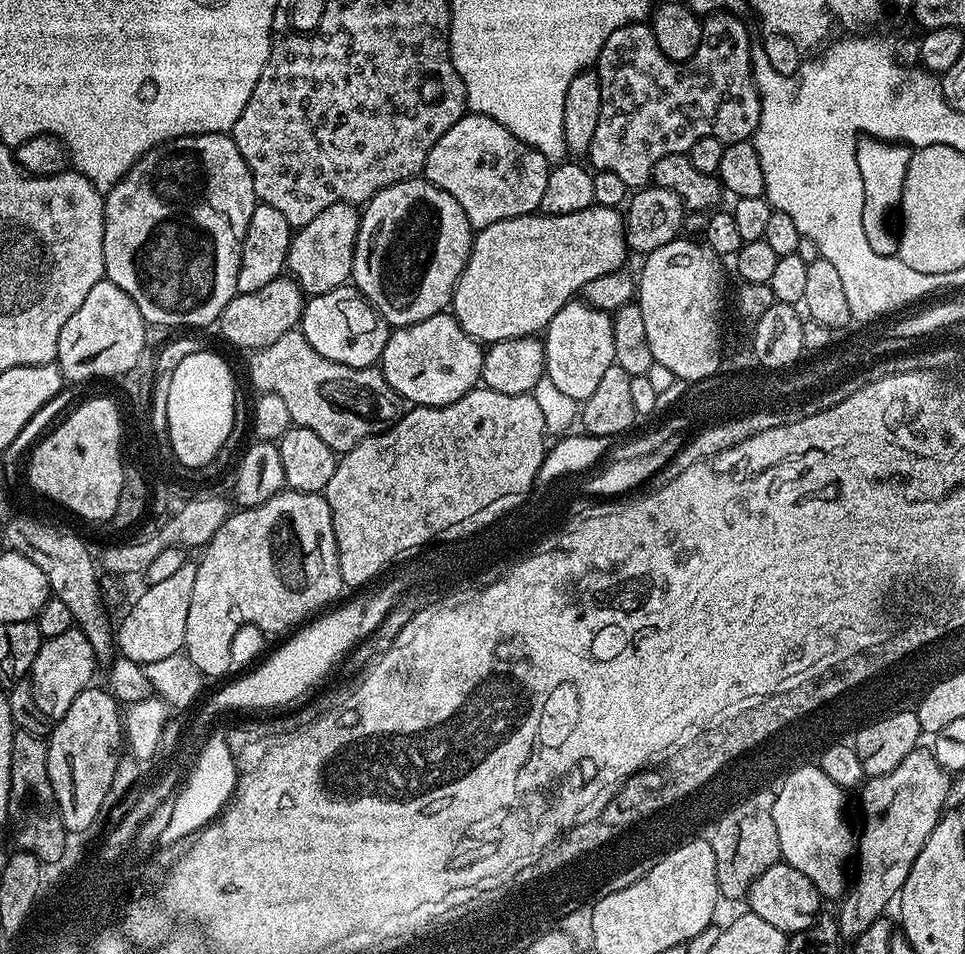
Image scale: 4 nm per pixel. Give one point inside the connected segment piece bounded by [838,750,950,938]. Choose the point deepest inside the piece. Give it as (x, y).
(901, 808)

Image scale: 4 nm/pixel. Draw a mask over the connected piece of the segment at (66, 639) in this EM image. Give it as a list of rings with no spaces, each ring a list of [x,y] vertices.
[[[73,626],[66,630],[66,634],[58,634],[58,638],[45,640],[38,650],[38,658],[34,658],[30,673],[34,702],[38,702],[38,710],[42,710],[42,714],[46,714],[53,721],[60,720],[66,710],[70,710],[74,698],[78,698],[78,694],[82,694],[82,690],[93,683],[96,667],[96,652],[80,628]]]

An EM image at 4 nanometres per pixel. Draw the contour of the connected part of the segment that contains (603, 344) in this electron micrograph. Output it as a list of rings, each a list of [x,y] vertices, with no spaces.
[[[570,302],[554,314],[542,333],[546,378],[577,402],[588,400],[602,374],[615,364],[614,326],[609,313],[593,308],[587,302]]]

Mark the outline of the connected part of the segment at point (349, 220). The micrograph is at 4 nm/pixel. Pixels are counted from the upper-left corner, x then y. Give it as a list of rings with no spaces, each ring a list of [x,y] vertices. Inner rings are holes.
[[[355,204],[326,206],[326,210],[322,210],[322,214],[314,218],[314,222],[293,235],[286,268],[291,279],[295,280],[309,297],[343,288],[351,281],[361,215],[361,209]]]

